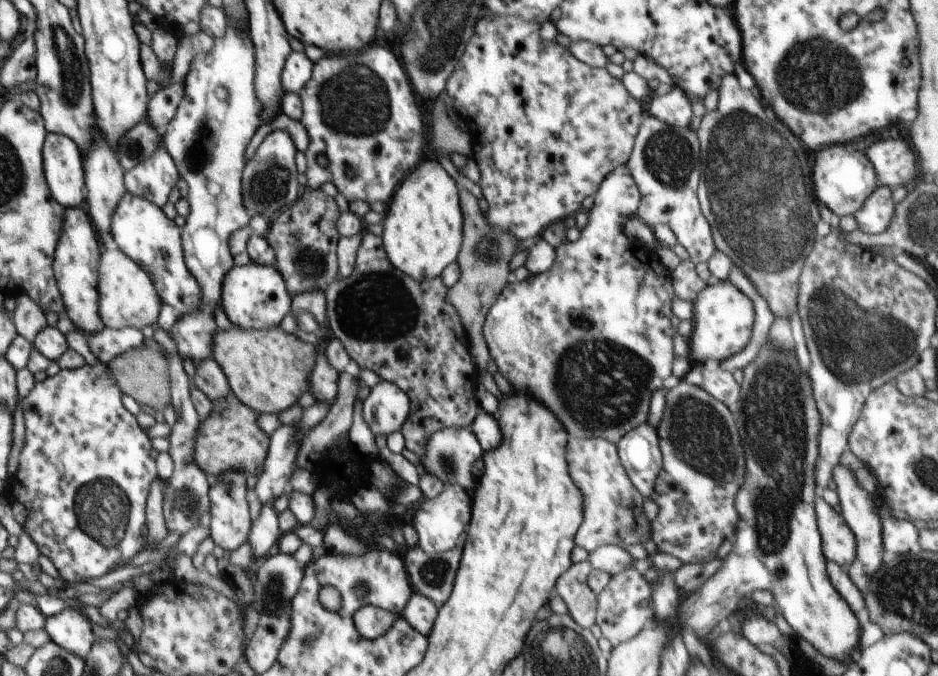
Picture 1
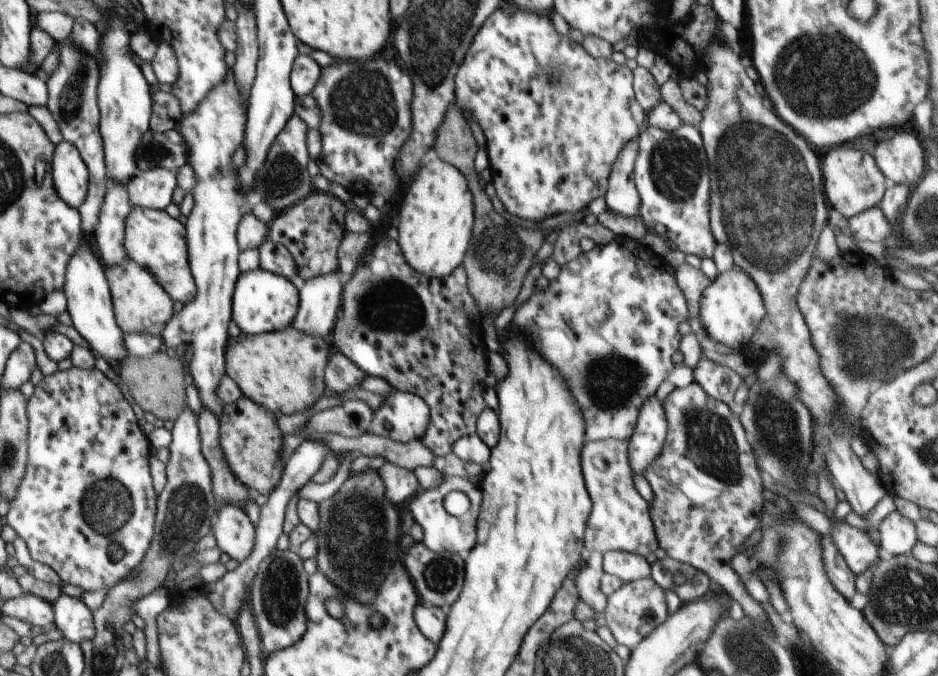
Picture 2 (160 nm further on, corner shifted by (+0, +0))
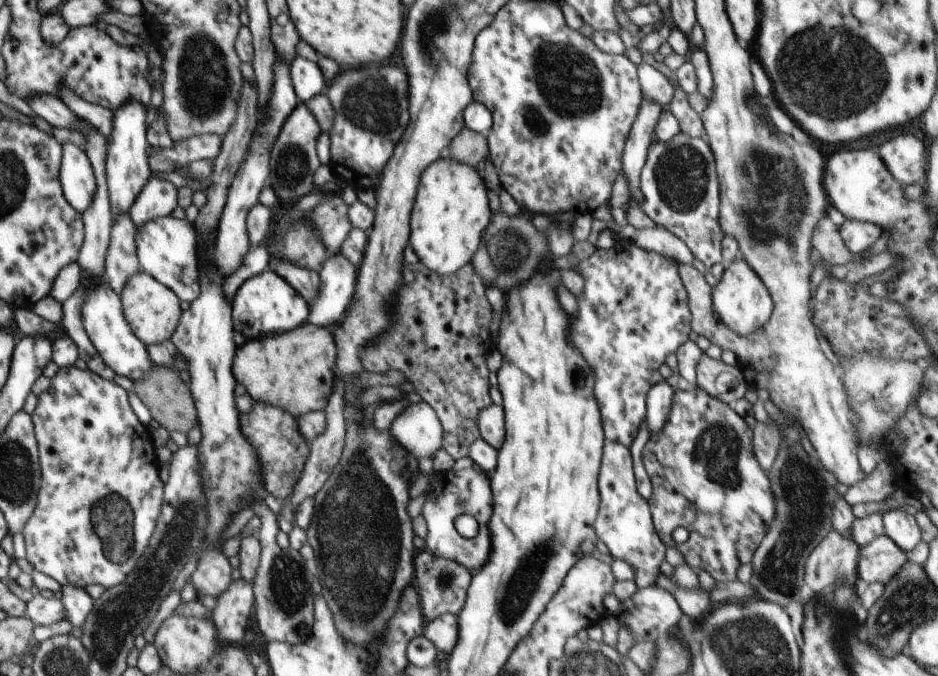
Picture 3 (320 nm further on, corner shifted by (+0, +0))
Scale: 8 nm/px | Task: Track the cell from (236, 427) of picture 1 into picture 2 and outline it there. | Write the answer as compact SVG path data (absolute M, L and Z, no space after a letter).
M241 397L236 402L224 404L219 417L220 448L232 474L256 494L268 496L278 486L285 468L280 462L283 434L276 422L277 416L264 406Z

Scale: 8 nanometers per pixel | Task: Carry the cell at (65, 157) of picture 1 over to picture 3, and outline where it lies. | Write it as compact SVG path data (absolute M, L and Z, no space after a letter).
M72 142L65 143L61 182L65 197L79 212L90 208L97 192L97 179L85 150Z

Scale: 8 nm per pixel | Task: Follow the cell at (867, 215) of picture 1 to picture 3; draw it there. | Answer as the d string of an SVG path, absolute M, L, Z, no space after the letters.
M846 219L838 229L845 247L852 254L859 254L869 249L883 232L876 224L850 219Z

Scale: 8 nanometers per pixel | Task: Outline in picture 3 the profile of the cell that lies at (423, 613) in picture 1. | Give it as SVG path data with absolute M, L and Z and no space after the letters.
M443 614L432 622L424 622L423 635L444 654L450 654L458 640L458 620L452 614Z

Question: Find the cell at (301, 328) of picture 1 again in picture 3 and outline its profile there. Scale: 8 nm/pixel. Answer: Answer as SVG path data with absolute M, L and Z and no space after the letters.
M340 252L329 255L318 274L321 282L319 284L319 295L309 305L310 316L308 322L319 327L326 327L334 322L337 323L343 317L345 313L344 306L348 306L348 302L350 302L354 292L356 292L358 268Z

